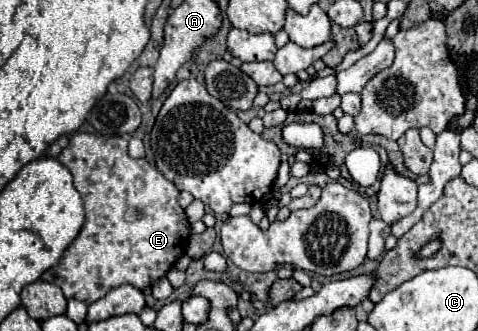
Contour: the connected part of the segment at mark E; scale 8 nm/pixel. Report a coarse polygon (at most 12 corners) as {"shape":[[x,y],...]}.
{"shape":[[75,133],[59,161],[87,219],[41,279],[89,305],[185,253],[177,187],[127,139]]}

